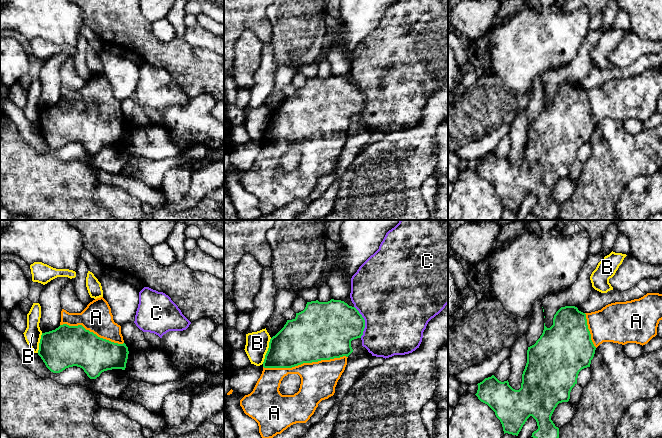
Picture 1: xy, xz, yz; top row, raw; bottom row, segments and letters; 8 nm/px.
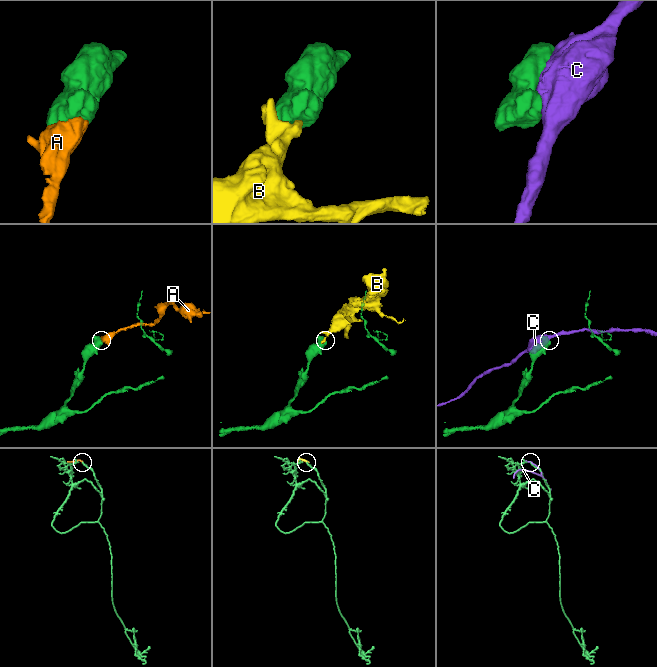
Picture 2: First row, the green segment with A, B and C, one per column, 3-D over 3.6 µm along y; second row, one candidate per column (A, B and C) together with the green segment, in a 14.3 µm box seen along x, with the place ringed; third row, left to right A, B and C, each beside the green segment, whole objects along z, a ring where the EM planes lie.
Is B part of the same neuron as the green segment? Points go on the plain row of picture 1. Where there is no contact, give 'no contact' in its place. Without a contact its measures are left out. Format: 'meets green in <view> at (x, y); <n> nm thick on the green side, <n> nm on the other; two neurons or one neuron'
meets green in xz at (267, 127); 340 nm thick on the green side, 190 nm on the other; two neurons

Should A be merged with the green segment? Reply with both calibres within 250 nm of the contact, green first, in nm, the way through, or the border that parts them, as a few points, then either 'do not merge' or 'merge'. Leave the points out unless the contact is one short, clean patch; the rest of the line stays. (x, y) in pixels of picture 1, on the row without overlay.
420 nm thick on the green side, 280 nm on the other; merge

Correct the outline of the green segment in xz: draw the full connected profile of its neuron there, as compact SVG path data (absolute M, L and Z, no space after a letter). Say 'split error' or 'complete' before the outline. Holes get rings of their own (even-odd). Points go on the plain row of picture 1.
split error | M334 75L328 78L307 78L303 87L296 89L294 95L287 96L284 103L270 115L263 147L253 167L240 176L244 189L258 199L262 215L273 214L293 200L306 199L318 180L334 171L337 158L347 141L347 134L353 128L351 117L361 114L364 104L365 96L355 83ZM288 150L298 150L301 154L299 167L294 171L282 171L279 167L281 157Z

